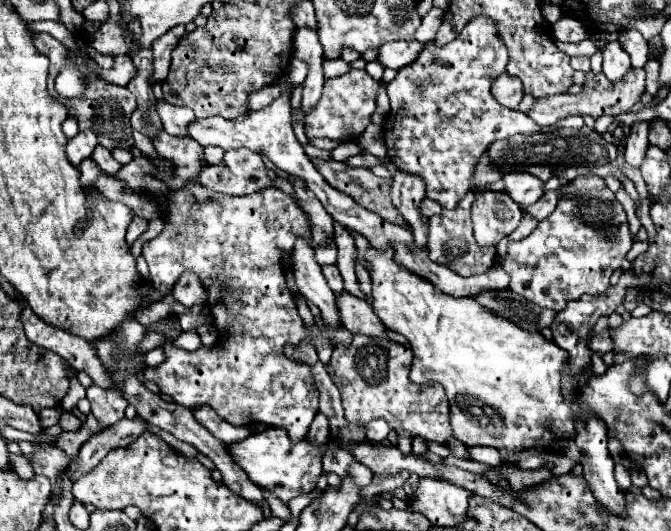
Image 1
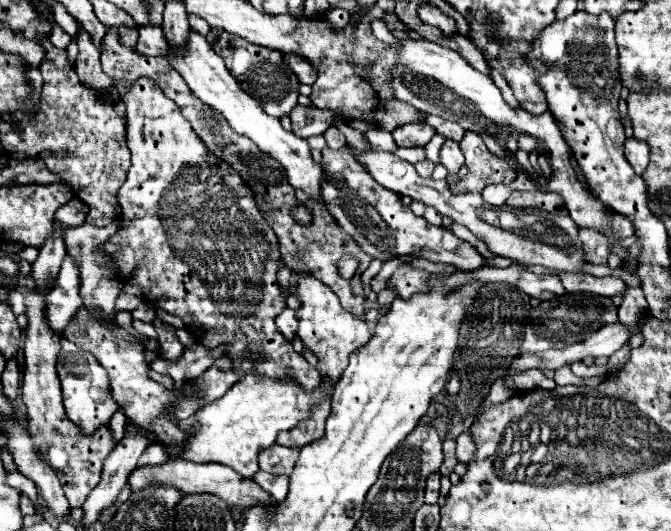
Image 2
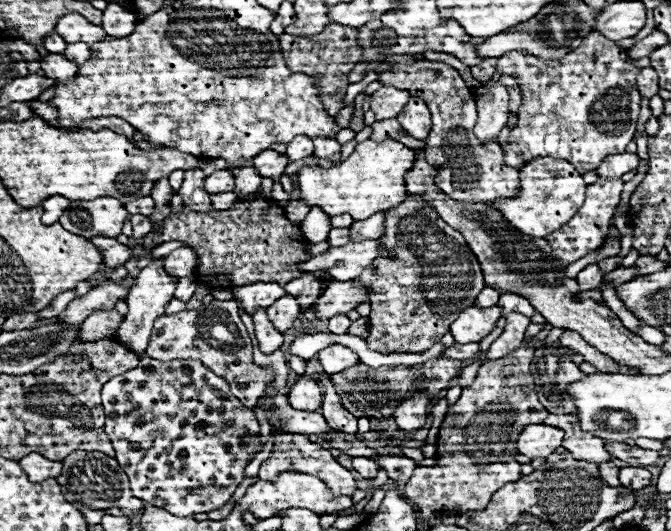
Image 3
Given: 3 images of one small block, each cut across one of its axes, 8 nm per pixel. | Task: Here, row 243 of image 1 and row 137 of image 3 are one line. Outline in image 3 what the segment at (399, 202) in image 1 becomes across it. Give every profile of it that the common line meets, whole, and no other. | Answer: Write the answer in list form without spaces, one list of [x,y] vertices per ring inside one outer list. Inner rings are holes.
[[[410,98],[410,102],[404,106],[400,116],[396,116],[396,120],[402,124],[402,128],[410,136],[414,136],[418,140],[426,140],[430,126],[432,126],[430,110],[420,98]]]

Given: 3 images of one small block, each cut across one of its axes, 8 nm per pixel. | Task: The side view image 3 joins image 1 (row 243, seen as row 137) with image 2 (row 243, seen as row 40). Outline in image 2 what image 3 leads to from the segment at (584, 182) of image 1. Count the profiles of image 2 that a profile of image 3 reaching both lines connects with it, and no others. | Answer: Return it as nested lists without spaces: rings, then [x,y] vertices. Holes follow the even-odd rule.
[[[578,230],[578,236],[582,240],[582,250],[584,258],[590,264],[606,264],[608,262],[608,252],[610,252],[610,242],[600,234],[598,230]]]

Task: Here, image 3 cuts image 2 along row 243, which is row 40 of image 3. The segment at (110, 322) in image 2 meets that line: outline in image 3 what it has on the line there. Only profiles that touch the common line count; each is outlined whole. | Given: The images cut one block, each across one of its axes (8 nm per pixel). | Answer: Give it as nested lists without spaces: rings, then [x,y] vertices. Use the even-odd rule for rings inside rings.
[[[70,12],[64,14],[60,18],[60,24],[54,28],[56,34],[60,34],[68,44],[74,42],[84,42],[88,46],[102,42],[106,38],[106,32],[100,26],[94,26],[92,22],[88,22],[82,14],[78,12]]]

